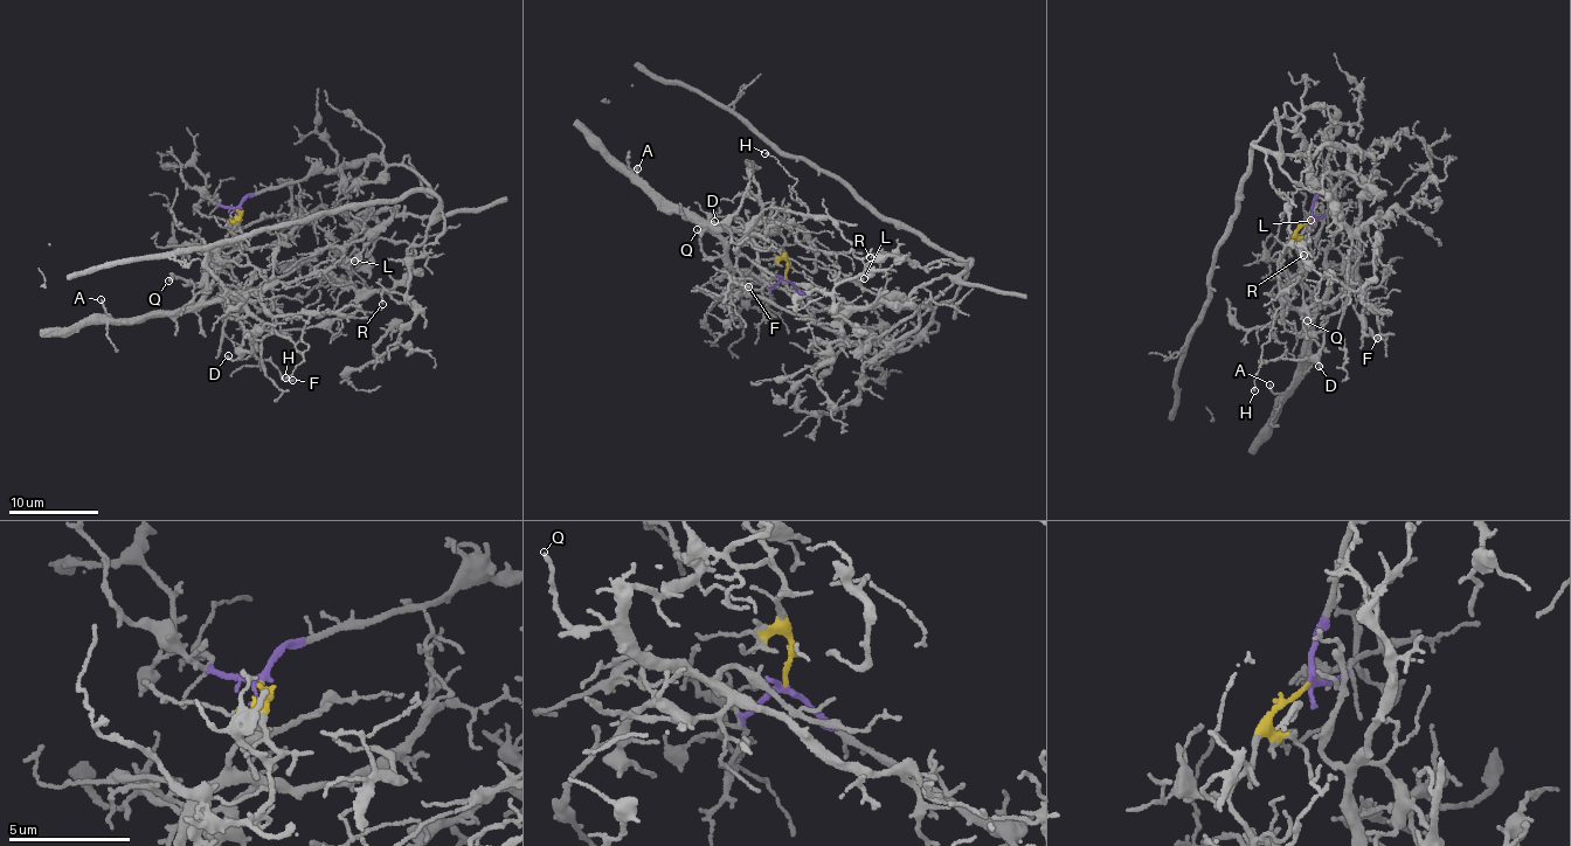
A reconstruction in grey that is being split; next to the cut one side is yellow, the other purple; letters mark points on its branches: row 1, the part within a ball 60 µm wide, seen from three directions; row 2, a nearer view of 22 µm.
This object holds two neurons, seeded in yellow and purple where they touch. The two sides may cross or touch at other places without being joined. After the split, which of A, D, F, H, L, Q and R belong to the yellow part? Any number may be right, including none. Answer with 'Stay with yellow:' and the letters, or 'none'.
Stay with yellow: A, H, Q

